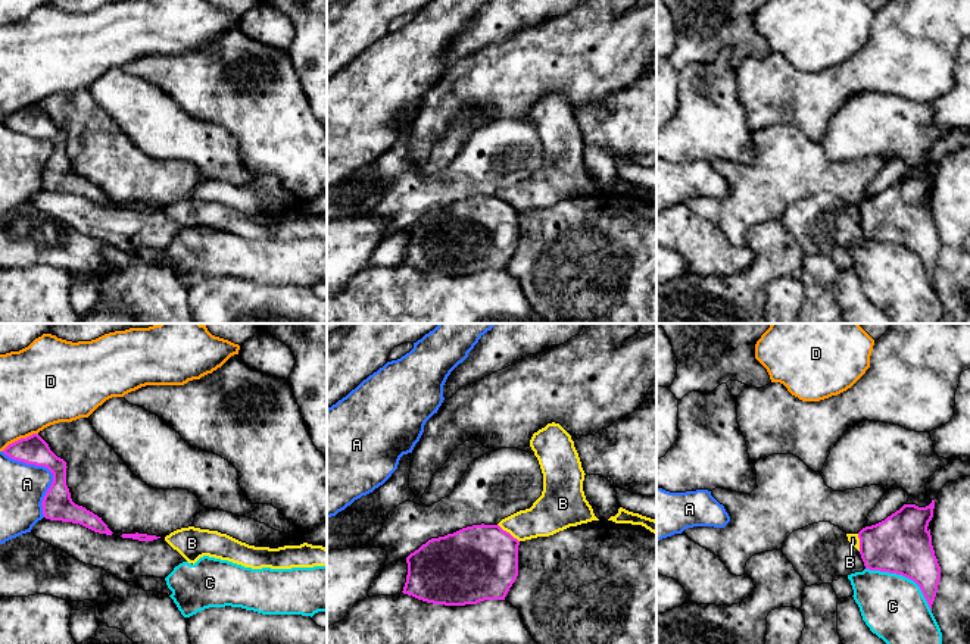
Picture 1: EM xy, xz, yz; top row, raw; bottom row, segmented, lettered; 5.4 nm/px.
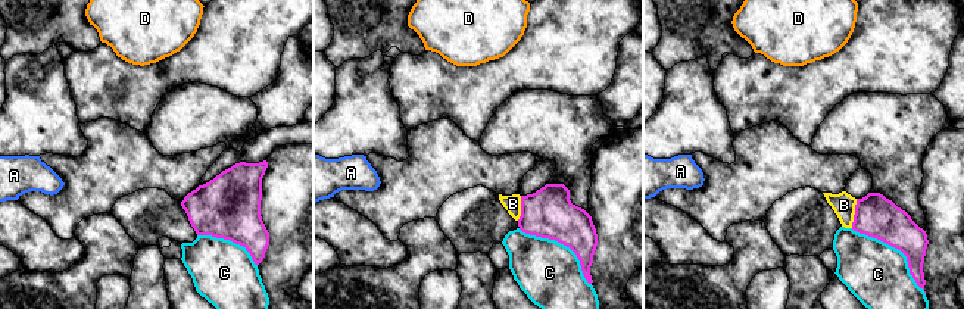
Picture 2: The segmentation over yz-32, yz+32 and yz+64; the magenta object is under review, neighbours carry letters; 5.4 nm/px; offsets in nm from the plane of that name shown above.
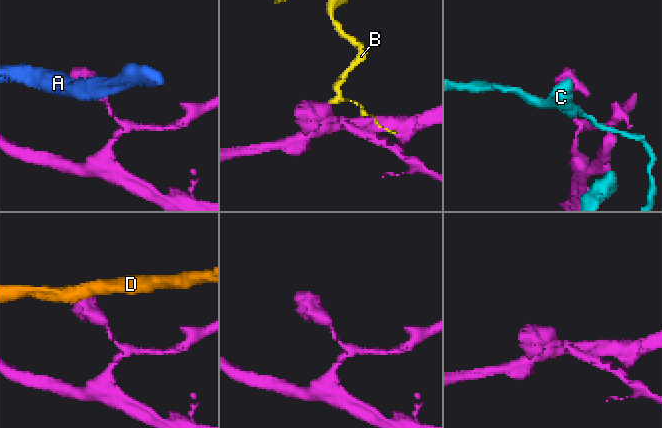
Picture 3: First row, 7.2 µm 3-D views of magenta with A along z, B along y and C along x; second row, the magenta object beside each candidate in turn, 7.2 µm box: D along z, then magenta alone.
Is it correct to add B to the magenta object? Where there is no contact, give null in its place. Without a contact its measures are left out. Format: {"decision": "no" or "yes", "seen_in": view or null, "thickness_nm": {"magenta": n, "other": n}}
{"decision": "no", "seen_in": "xz", "thickness_nm": {"magenta": 420, "other": 220}}

